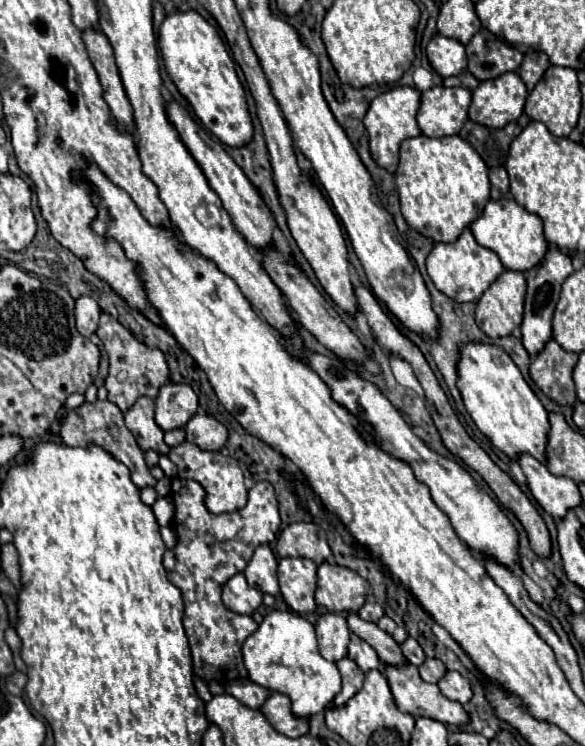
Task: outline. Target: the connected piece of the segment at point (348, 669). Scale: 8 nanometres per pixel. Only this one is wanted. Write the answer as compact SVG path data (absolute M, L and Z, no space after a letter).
M349 657L341 659L341 661L337 663L337 667L339 667L339 673L341 673L341 677L343 677L343 689L341 689L341 693L335 697L335 705L343 705L345 701L349 701L349 699L363 687L365 675L363 675L363 671L355 665L355 661L351 661Z

